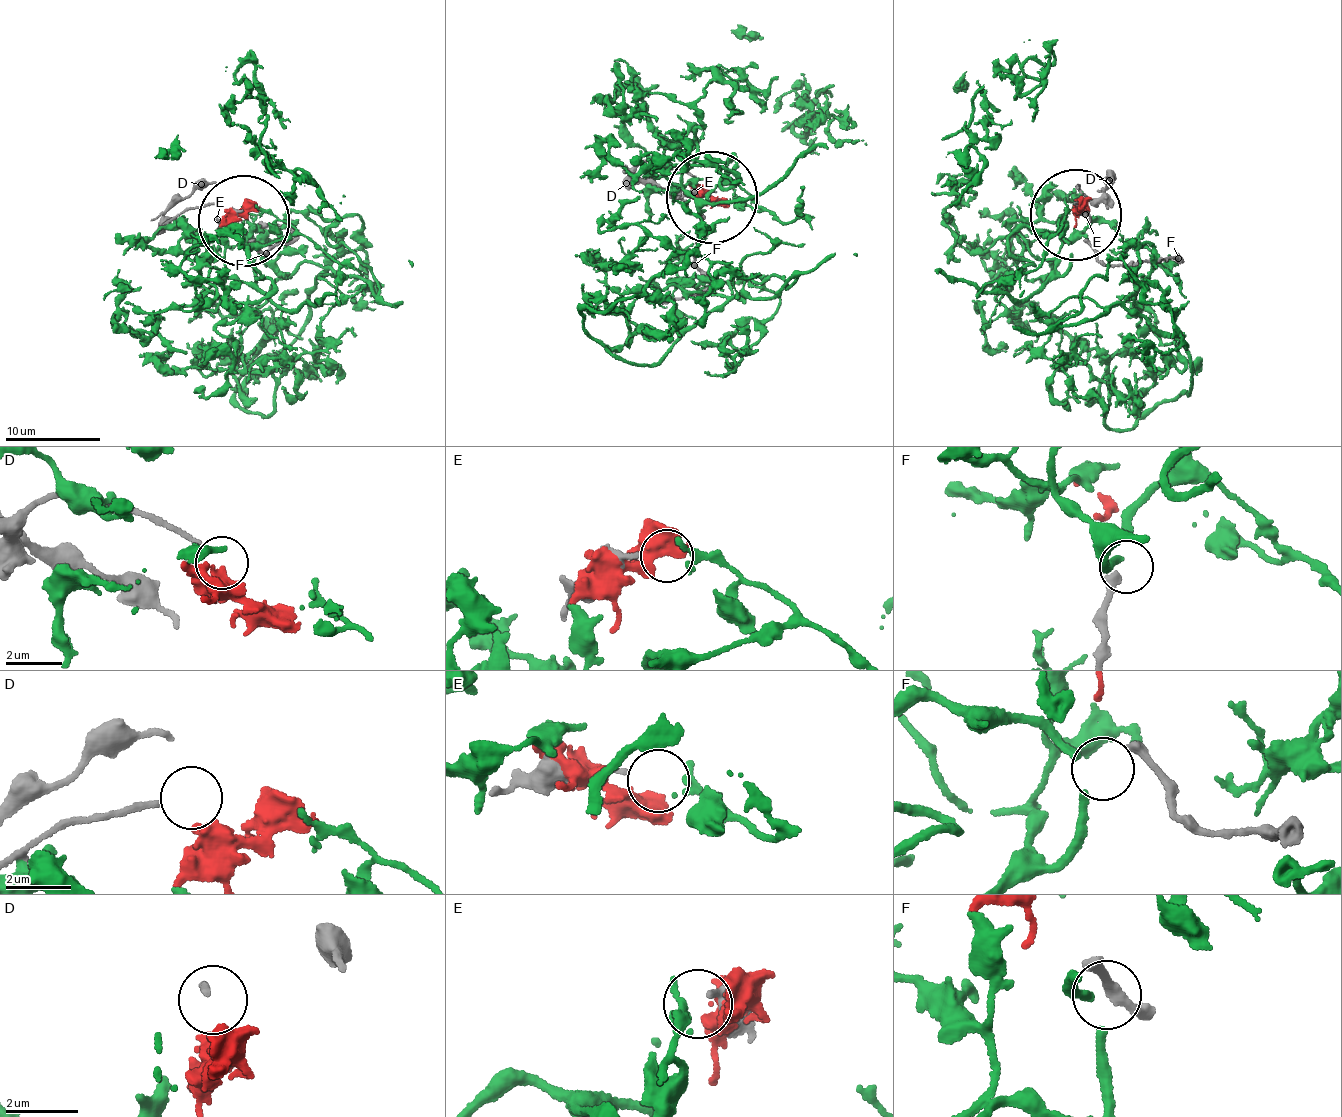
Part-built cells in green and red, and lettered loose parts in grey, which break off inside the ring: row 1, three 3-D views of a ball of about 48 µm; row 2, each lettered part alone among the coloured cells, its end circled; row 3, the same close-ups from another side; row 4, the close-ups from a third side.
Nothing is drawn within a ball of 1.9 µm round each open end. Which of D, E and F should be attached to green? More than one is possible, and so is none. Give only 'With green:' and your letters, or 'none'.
With green: E

